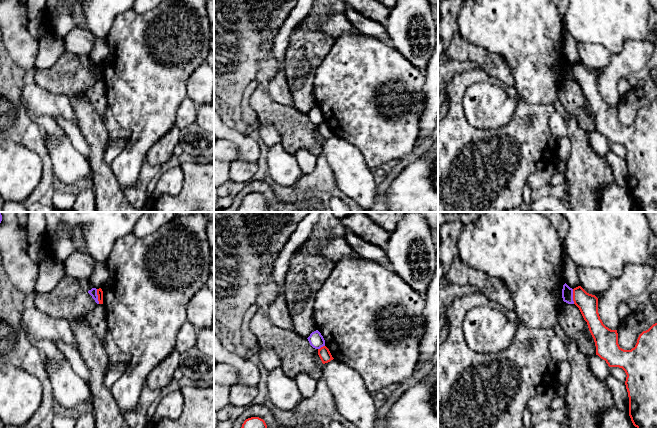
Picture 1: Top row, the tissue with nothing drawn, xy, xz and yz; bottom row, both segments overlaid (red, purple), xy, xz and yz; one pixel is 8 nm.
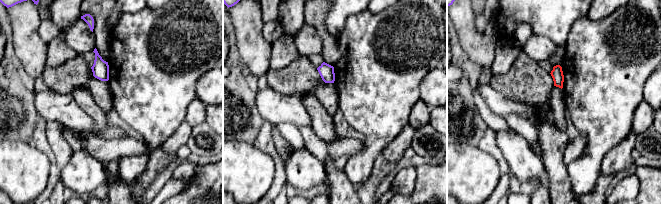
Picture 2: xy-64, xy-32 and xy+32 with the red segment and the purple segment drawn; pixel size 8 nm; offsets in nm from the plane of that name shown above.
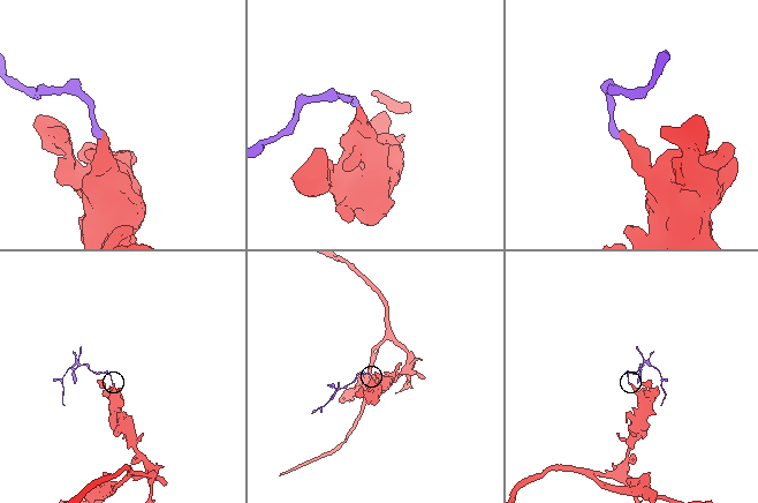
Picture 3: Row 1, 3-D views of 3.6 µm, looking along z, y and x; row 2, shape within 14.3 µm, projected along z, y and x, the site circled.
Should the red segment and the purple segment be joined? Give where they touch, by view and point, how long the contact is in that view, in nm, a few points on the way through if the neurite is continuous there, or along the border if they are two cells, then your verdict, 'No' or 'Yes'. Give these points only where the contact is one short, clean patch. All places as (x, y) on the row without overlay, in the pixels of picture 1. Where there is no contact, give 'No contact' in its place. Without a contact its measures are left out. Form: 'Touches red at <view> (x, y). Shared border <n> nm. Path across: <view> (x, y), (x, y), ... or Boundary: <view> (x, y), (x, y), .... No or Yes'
Touches red at xy (98, 72). Shared border 120 nm. Boundary: xy (96, 65), (99, 79). No

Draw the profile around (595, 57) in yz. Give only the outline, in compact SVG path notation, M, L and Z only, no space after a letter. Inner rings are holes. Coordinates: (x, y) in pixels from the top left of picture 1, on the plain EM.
M577 41L580 62L597 74L604 71L611 62L612 54L598 43L582 43Z

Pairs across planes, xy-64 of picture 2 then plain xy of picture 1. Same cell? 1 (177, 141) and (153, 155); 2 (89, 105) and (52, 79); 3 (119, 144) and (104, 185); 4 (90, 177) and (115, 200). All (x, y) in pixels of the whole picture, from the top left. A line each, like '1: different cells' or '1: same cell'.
1: same cell
2: different cells
3: different cells
4: different cells

